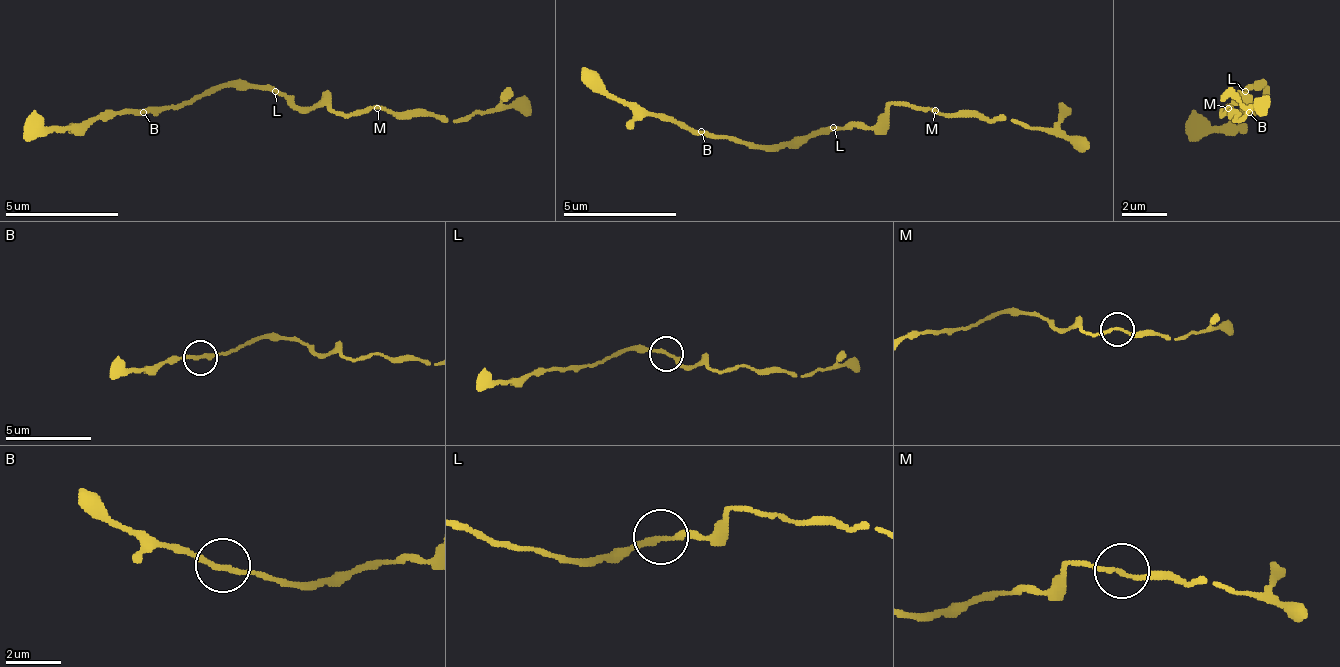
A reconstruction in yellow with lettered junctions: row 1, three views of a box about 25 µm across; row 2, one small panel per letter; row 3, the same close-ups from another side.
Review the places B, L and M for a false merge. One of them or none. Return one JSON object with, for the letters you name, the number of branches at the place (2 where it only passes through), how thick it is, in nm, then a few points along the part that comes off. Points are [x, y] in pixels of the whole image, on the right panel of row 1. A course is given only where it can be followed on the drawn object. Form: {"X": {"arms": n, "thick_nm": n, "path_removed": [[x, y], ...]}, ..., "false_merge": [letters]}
{"B": {"arms": 2, "thick_nm": 190, "path_removed": [[1250, 114], [1205, 125], [1188, 142]]}, "false_merge": ["B"]}

